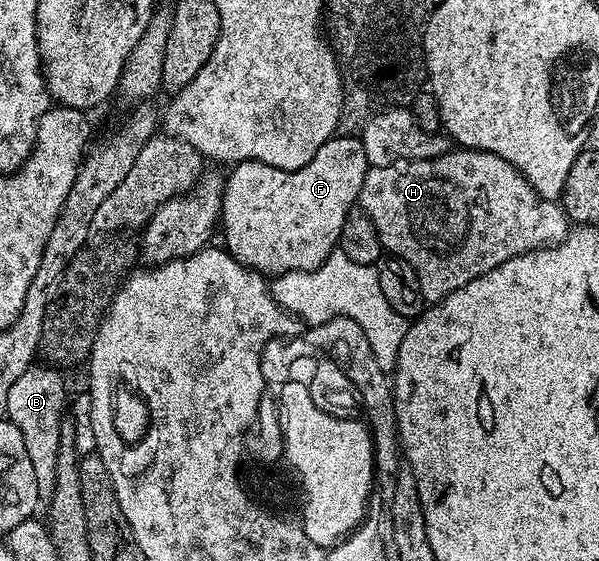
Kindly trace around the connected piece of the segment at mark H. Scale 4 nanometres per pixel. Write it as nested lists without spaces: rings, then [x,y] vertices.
[[[452,148],[449,153],[442,153],[433,159],[421,159],[420,161],[398,161],[392,165],[372,165],[365,175],[365,183],[361,183],[361,191],[357,202],[358,208],[373,219],[373,227],[377,227],[377,235],[381,239],[384,250],[390,256],[400,257],[413,271],[417,271],[417,279],[421,283],[424,302],[434,303],[445,299],[457,287],[465,287],[469,279],[477,279],[477,275],[485,275],[493,271],[493,267],[501,267],[509,259],[513,259],[522,253],[531,253],[534,249],[545,249],[552,245],[559,245],[567,238],[569,232],[569,218],[563,212],[562,204],[545,199],[537,193],[531,184],[518,173],[512,165],[505,163],[492,153],[483,153],[479,149]]]

